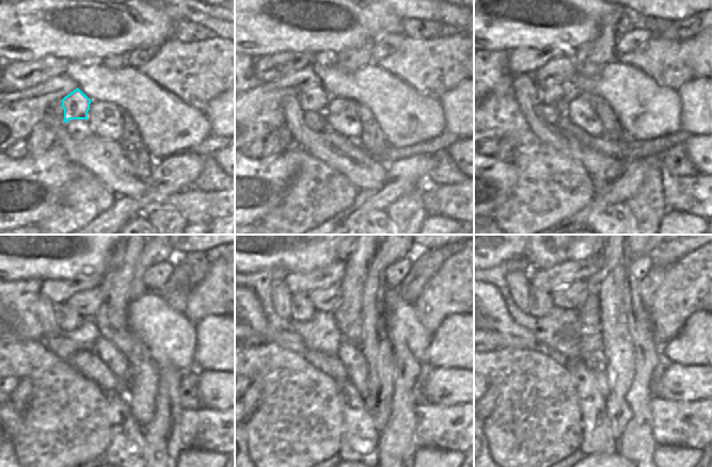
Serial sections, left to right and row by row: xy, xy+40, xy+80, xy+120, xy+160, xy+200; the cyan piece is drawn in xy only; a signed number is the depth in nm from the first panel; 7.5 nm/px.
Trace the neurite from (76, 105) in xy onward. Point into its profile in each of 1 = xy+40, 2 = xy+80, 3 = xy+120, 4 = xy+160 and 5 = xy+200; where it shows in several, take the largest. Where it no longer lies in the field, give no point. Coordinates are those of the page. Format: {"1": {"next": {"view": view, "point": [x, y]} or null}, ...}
{"1": {"next": {"view": "xy+40", "point": [316, 99]}}, "2": {"next": {"view": "xy+80", "point": [555, 95]}}, "3": {"next": {"view": "xy+120", "point": [67, 320]}}, "4": {"next": {"view": "xy+160", "point": [301, 307]}}, "5": {"next": {"view": "xy+200", "point": [540, 303]}}}

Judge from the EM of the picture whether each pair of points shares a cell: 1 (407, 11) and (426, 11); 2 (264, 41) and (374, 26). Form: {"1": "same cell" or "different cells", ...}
{"1": "same cell", "2": "same cell"}

